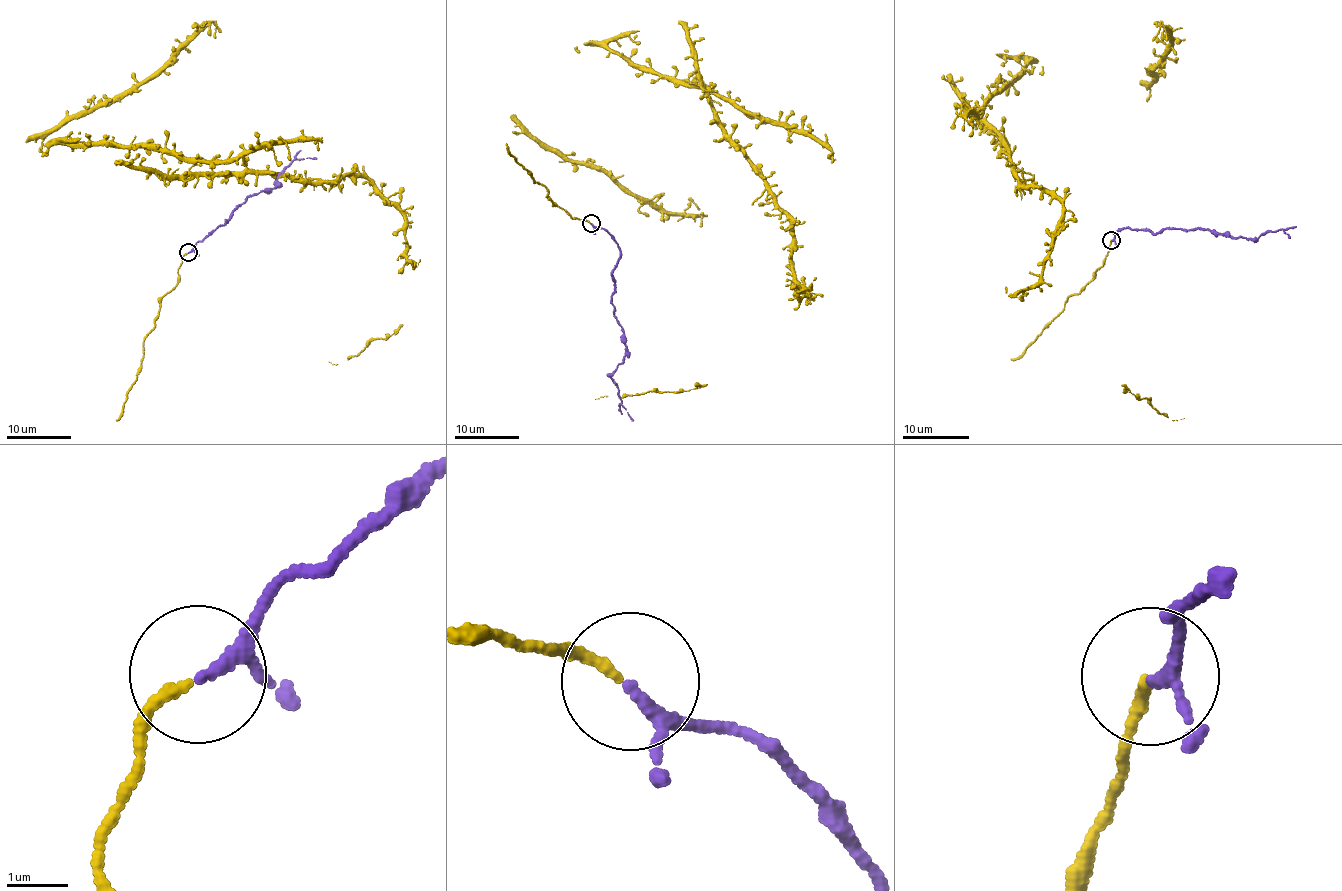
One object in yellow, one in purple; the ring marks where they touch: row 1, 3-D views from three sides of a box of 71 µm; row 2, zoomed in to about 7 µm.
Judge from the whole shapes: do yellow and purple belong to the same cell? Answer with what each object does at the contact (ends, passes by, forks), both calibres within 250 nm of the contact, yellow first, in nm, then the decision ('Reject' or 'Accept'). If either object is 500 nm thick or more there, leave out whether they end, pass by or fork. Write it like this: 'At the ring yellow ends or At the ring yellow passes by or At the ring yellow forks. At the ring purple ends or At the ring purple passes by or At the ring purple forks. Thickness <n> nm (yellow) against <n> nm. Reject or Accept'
At the ring yellow ends. At the ring purple passes by. Thickness 170 nm (yellow) against 160 nm. Accept

